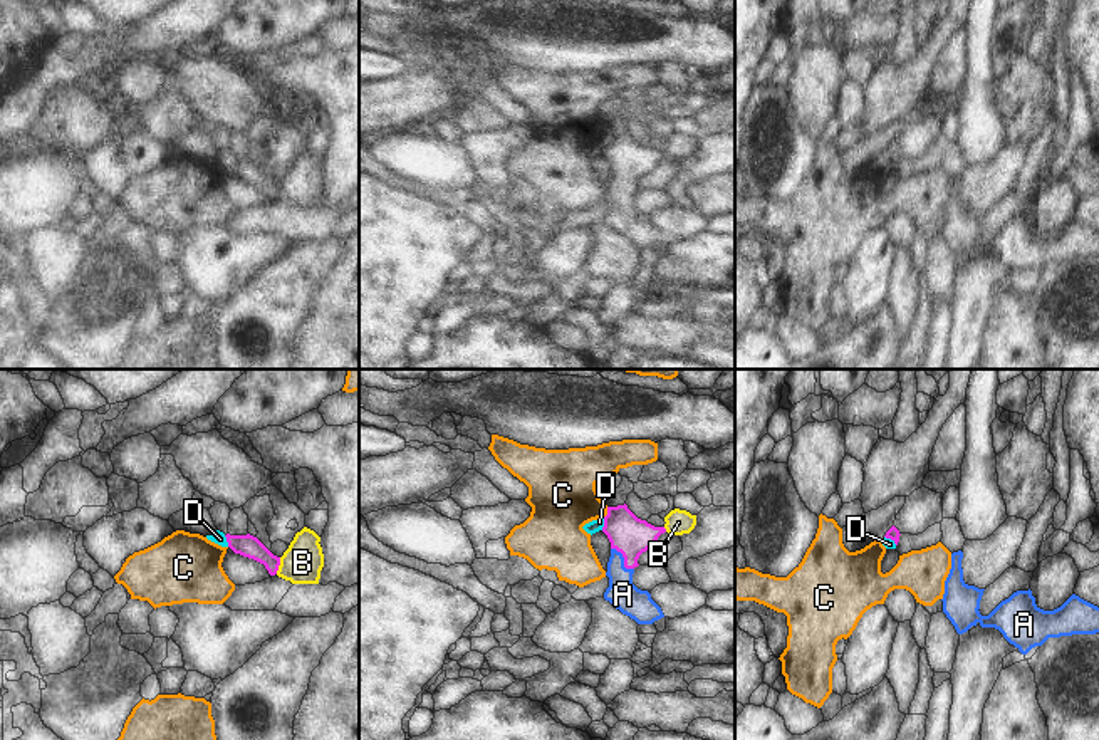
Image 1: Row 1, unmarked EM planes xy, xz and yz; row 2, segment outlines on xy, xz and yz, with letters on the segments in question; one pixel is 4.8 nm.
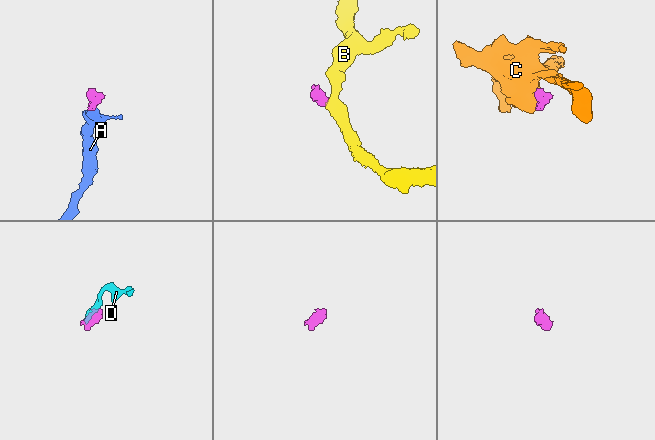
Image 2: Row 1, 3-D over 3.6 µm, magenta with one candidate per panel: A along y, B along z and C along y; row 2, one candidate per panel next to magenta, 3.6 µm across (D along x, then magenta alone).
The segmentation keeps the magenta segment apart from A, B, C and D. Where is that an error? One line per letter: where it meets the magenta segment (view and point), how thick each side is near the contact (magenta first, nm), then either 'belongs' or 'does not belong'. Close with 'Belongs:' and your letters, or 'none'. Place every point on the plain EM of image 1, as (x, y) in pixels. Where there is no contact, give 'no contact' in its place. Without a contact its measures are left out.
A: xz (625, 183) | 190/150 nm | belongs
B: xy (279, 188) | 110/190 nm | does not belong
C: xz (608, 136) | 190/320 nm | does not belong
D: xy (227, 165) | 110/70 nm | does not belong
Belongs: A

